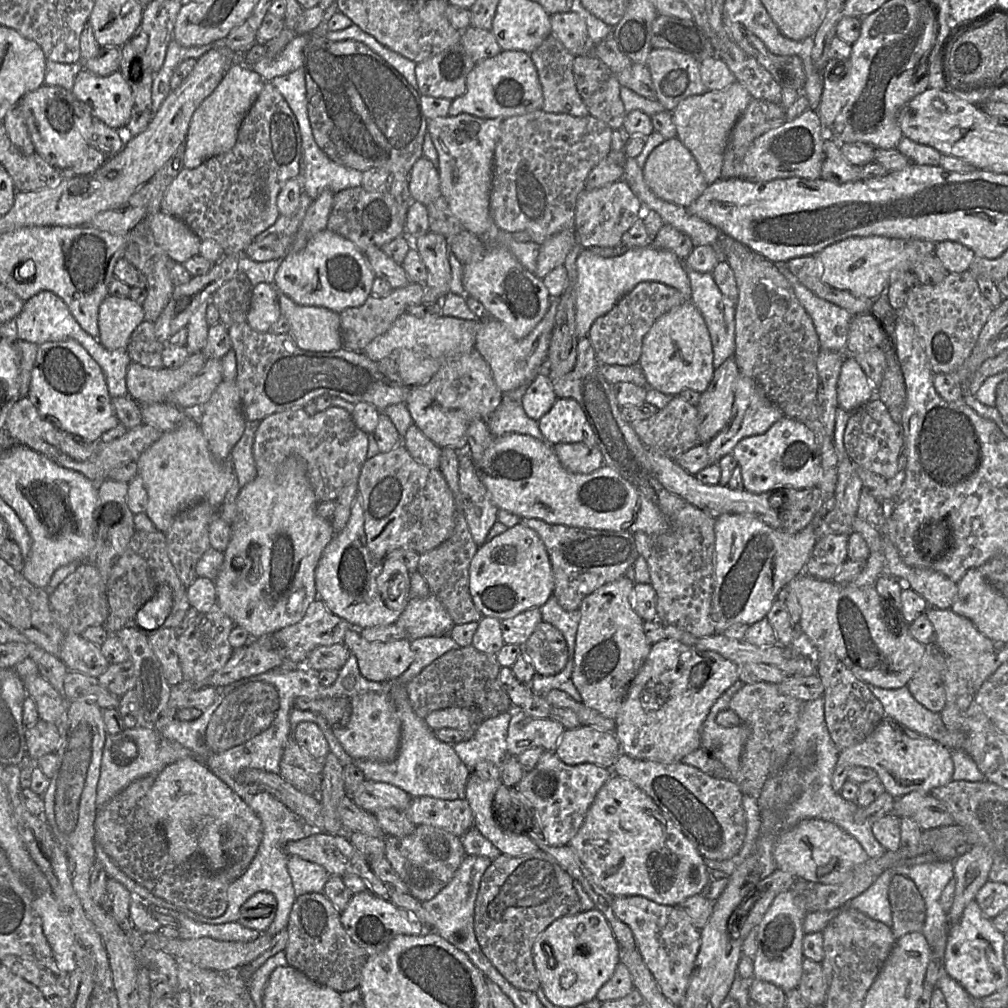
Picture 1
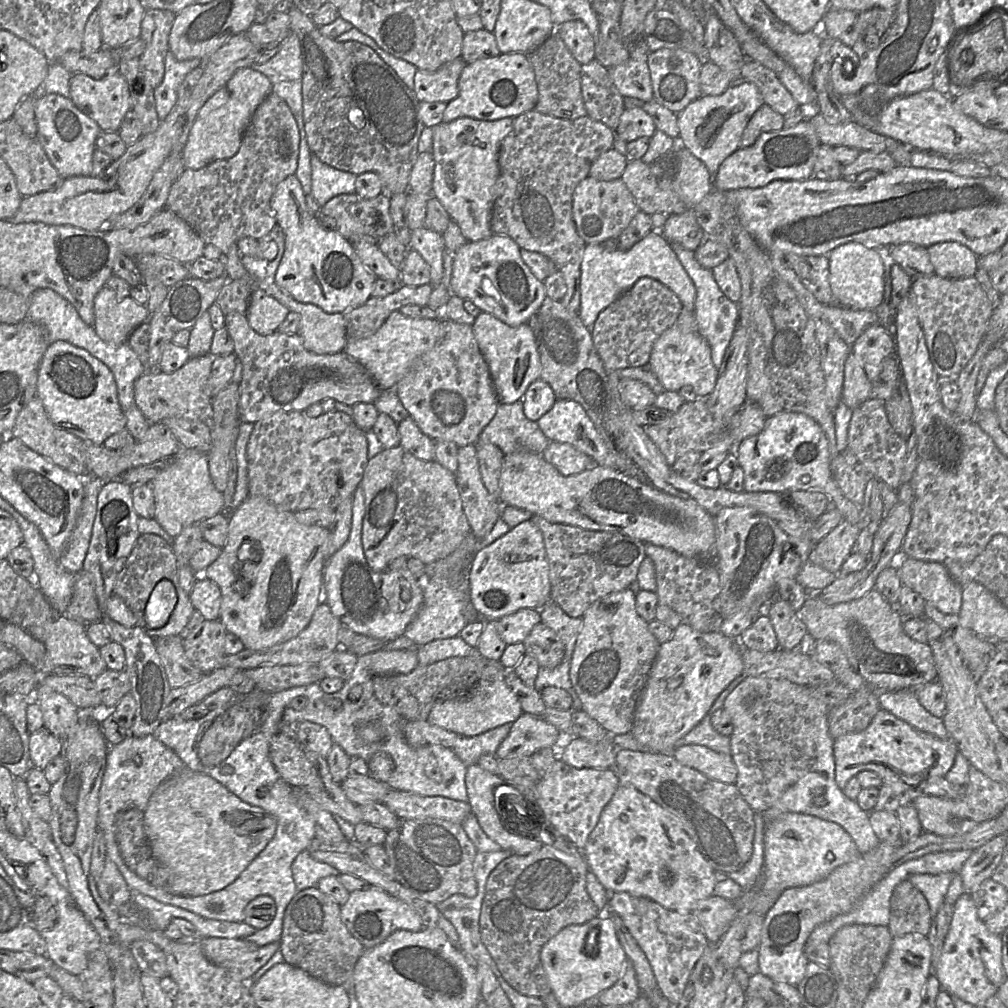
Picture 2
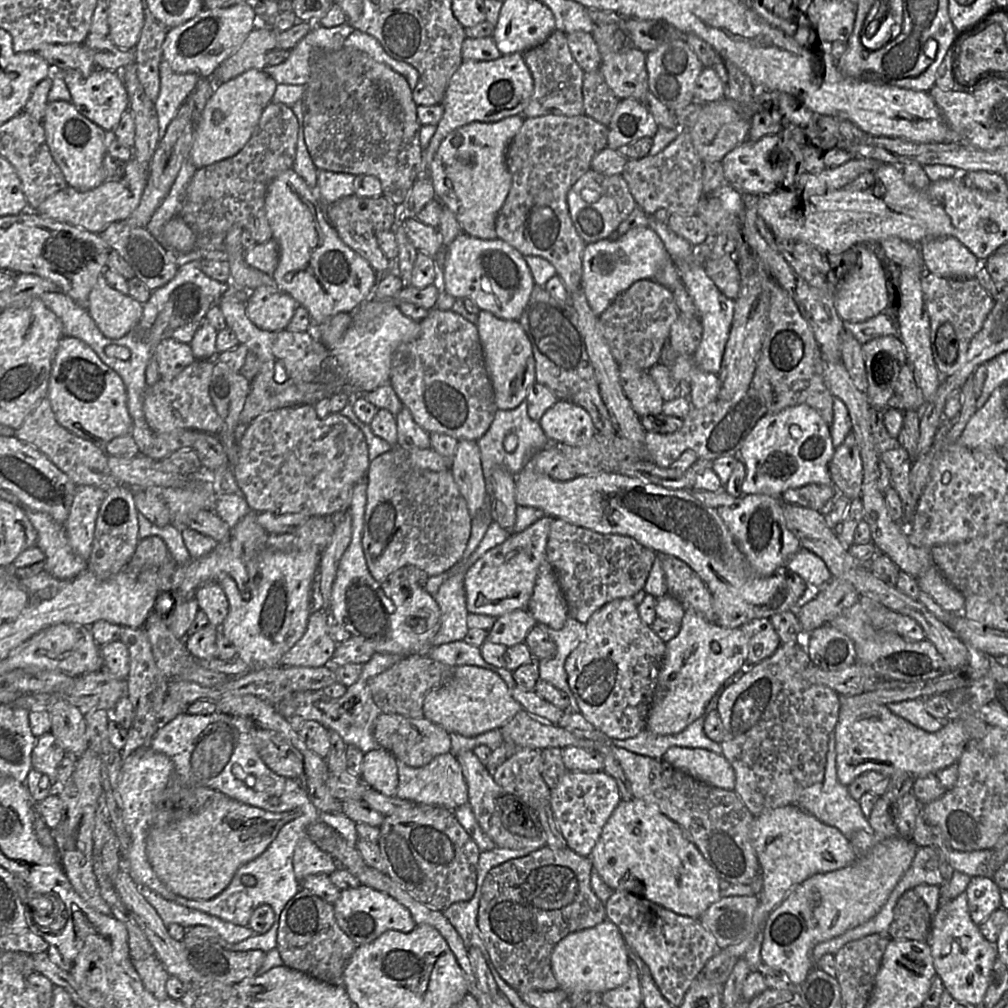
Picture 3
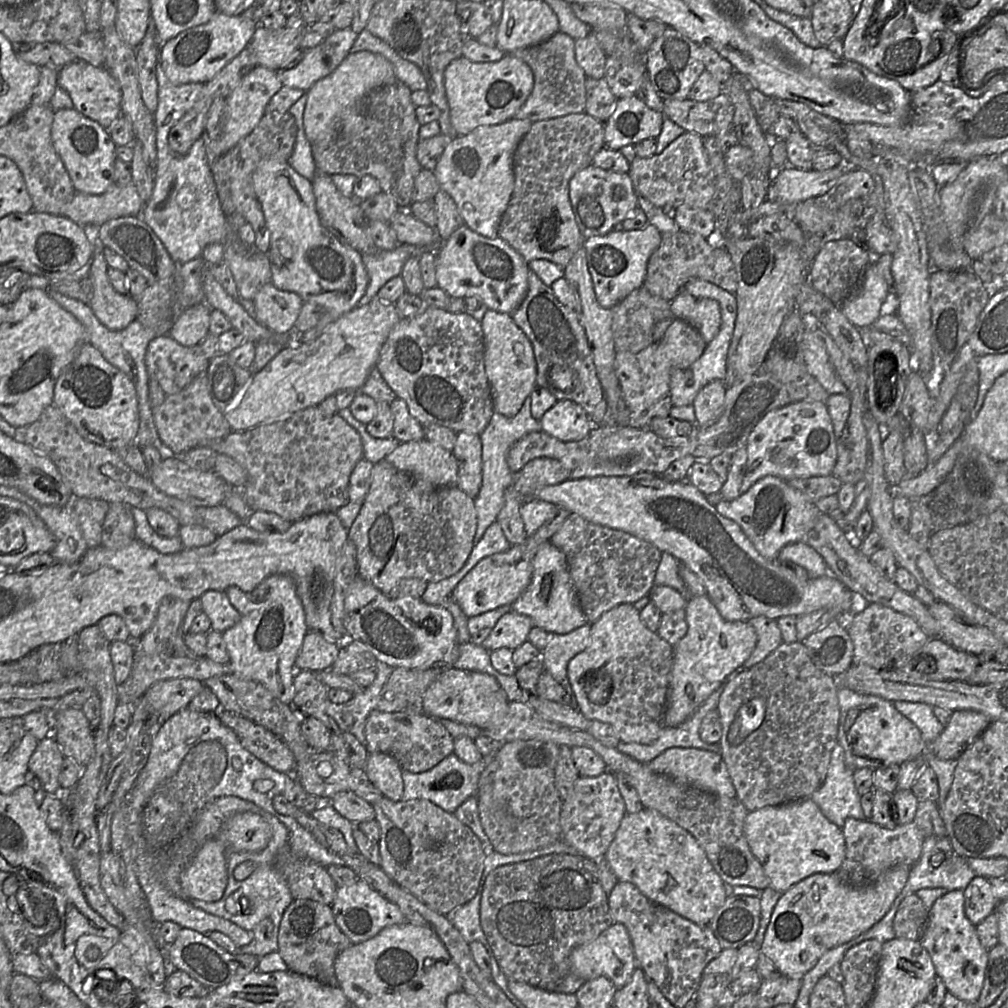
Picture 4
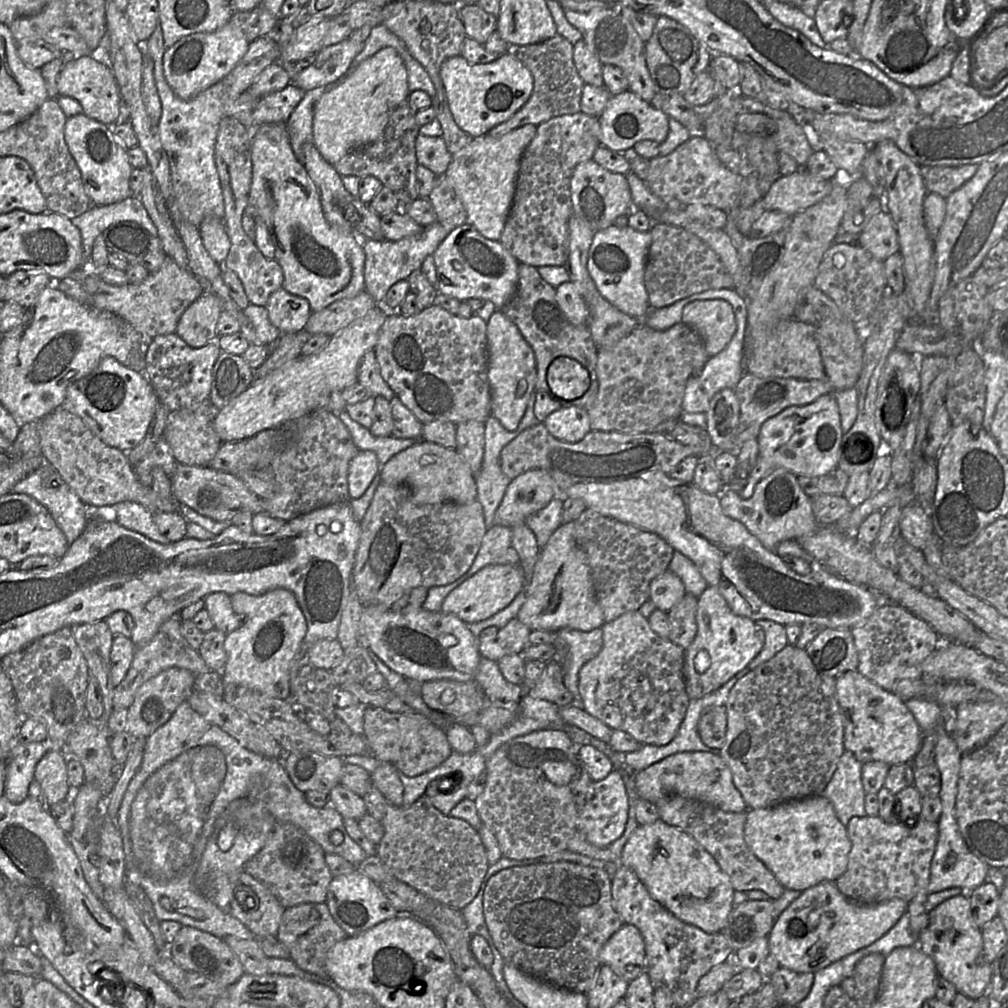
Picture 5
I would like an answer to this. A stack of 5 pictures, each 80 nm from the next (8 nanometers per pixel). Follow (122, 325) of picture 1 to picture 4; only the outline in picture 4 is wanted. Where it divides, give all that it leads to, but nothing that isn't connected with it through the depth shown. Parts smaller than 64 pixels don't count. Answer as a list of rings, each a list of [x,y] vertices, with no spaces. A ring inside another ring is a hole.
[[[97,240],[94,241],[94,252],[89,267],[92,285],[89,306],[106,328],[113,331],[123,330],[136,319],[138,305],[135,298],[129,294],[118,293],[110,284],[103,249]]]

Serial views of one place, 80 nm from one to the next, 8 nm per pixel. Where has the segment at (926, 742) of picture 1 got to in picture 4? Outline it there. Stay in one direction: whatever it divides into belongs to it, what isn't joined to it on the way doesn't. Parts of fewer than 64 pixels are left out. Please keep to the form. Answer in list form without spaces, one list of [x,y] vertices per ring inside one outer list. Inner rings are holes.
[[[844,686],[838,687],[837,697],[840,709],[837,740],[851,770],[901,765],[927,752],[928,745],[919,729],[894,707],[893,702],[875,695],[860,694]],[[953,711],[941,734],[929,746],[930,751],[943,760],[957,759],[991,722],[988,716],[978,711]]]

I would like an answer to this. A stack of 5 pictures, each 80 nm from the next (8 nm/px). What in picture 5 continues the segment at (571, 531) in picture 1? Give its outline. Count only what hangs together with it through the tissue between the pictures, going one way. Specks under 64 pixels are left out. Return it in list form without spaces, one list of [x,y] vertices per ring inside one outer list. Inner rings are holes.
[[[587,508],[575,520],[575,537],[587,554],[604,621],[638,610],[649,599],[650,582],[668,569],[675,550],[660,536]]]

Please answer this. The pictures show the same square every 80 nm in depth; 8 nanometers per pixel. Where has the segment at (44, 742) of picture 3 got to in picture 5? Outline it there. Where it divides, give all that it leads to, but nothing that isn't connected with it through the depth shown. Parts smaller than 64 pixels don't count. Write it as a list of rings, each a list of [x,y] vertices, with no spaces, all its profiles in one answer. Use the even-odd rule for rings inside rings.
[[[47,750],[35,766],[33,780],[41,788],[46,808],[64,800],[69,790],[65,759],[62,751]]]

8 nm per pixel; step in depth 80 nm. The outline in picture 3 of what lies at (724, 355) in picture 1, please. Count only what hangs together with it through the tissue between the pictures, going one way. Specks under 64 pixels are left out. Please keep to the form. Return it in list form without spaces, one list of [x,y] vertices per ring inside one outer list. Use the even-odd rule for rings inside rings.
[[[648,215],[648,223],[649,227],[663,241],[673,259],[680,279],[682,279],[687,292],[693,300],[697,310],[697,317],[702,325],[702,338],[699,347],[693,355],[693,362],[699,369],[718,375],[732,325],[735,300],[726,297],[713,283],[703,266],[695,260],[692,245],[687,240],[672,231],[666,222],[658,221],[653,215]]]

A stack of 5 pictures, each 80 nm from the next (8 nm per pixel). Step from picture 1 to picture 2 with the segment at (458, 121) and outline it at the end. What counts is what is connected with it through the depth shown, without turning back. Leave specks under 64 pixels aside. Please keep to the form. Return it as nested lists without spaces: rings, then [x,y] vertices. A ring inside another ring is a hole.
[[[461,117],[431,127],[435,160],[432,196],[439,200],[468,241],[480,241],[493,235],[493,205],[505,189],[498,163],[499,150],[513,128],[513,120],[511,117],[493,121]]]

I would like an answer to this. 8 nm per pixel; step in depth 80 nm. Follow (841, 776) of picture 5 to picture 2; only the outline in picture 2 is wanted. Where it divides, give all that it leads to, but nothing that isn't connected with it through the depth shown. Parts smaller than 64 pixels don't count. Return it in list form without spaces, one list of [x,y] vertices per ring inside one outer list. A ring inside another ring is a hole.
[[[827,715],[821,717],[815,747],[816,756],[811,770],[790,786],[769,809],[761,813],[765,826],[785,813],[808,814],[840,825],[851,836],[860,853],[873,850],[880,840],[871,826],[869,814],[856,800],[848,798],[835,782],[834,739],[828,731]]]

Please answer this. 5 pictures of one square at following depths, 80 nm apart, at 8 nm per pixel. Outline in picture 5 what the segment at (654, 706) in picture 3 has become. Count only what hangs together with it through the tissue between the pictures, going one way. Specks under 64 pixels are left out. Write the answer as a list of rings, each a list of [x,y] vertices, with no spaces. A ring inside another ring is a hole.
[[[713,586],[698,597],[696,623],[696,636],[685,649],[684,677],[689,699],[701,698],[721,687],[749,664],[765,642],[764,632],[755,621],[734,614]]]

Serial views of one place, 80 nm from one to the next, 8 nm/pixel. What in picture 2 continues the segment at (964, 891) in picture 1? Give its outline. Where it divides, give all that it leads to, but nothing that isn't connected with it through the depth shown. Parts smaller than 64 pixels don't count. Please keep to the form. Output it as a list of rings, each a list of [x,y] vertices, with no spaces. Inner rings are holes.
[[[1007,834],[998,835],[972,850],[959,871],[965,893],[971,894],[984,880],[991,878],[1002,859],[1006,840]]]

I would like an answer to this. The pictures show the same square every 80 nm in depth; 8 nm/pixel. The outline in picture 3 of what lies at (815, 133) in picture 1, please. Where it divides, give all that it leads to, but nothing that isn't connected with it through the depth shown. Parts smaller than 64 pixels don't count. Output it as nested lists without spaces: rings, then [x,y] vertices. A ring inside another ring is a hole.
[[[766,135],[757,141],[746,139],[721,160],[724,176],[728,182],[740,189],[742,193],[756,195],[771,194],[781,189],[795,186],[801,173],[801,146],[794,140],[782,142],[779,136]]]

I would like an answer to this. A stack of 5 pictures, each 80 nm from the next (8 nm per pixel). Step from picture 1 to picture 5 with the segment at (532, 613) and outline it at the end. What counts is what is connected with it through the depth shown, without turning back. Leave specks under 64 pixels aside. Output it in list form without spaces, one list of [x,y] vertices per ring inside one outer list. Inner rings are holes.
[[[518,617],[512,618],[500,628],[494,637],[479,641],[479,652],[482,657],[498,661],[508,654],[521,654],[528,644],[531,630]]]

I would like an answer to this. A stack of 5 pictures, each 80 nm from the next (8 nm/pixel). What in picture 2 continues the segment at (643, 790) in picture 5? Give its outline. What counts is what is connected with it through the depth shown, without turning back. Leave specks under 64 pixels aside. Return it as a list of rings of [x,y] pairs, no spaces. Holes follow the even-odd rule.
[[[684,745],[672,752],[682,765],[693,768],[708,778],[725,784],[735,784],[737,768],[731,755],[717,753],[705,746]]]

